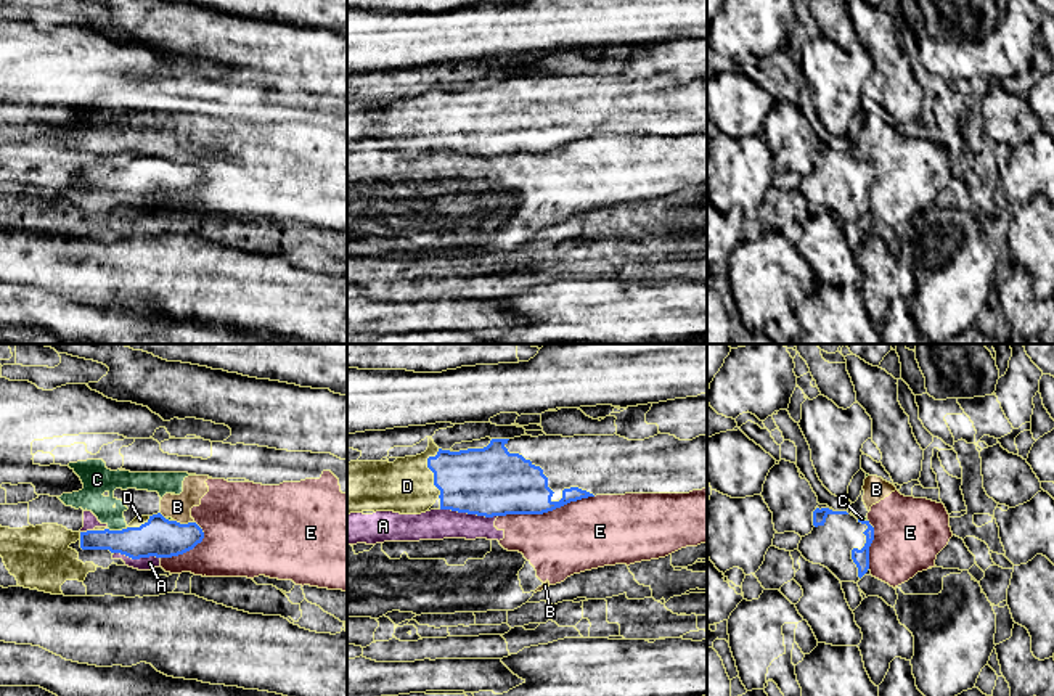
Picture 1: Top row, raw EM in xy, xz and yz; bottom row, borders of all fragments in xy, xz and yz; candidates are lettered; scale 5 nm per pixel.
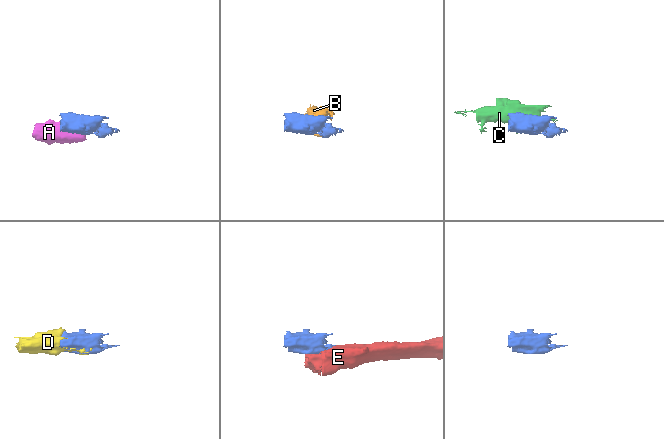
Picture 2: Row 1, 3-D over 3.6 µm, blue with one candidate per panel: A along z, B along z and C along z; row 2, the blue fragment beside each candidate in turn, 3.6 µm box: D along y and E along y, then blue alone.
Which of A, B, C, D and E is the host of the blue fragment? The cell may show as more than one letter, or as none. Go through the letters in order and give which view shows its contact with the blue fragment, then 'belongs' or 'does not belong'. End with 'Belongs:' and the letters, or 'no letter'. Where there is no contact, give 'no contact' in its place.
A: contact in xz; does not belong
B: contact in xy; does not belong
C: contact in xy; does not belong
D: contact in xz; belongs
E: contact in xz; does not belong
Belongs: D

